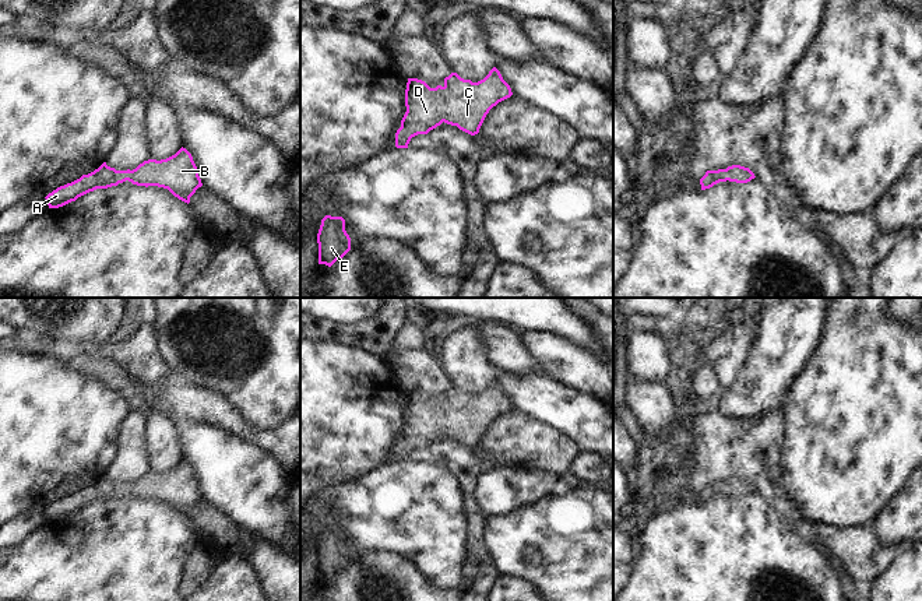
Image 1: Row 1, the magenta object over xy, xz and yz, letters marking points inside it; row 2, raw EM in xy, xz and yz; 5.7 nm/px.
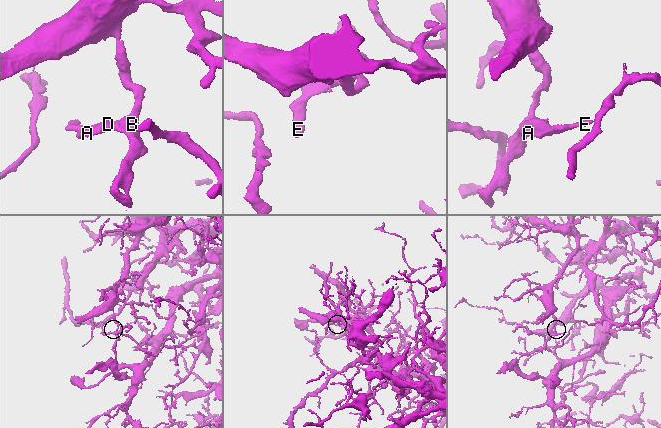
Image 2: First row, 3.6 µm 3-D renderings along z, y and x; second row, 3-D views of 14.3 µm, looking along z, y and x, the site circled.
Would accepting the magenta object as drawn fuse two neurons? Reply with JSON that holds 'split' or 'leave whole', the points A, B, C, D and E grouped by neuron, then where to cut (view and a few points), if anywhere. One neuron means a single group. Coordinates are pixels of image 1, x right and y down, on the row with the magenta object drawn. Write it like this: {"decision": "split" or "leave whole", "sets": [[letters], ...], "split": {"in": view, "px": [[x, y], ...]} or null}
{"decision": "leave whole", "sets": [["A", "B", "C", "D", "E"]], "split": null}

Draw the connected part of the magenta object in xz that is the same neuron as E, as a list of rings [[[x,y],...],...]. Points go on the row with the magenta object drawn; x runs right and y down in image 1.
[[[325,215],[317,233],[319,264],[331,267],[351,250],[351,238],[342,217]]]

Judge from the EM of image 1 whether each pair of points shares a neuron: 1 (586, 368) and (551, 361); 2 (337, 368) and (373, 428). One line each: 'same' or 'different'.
1: same
2: same

